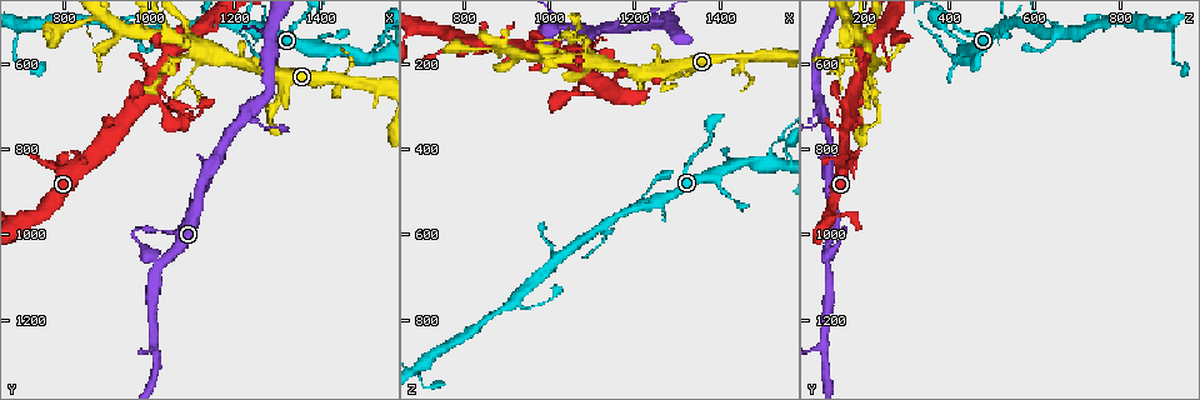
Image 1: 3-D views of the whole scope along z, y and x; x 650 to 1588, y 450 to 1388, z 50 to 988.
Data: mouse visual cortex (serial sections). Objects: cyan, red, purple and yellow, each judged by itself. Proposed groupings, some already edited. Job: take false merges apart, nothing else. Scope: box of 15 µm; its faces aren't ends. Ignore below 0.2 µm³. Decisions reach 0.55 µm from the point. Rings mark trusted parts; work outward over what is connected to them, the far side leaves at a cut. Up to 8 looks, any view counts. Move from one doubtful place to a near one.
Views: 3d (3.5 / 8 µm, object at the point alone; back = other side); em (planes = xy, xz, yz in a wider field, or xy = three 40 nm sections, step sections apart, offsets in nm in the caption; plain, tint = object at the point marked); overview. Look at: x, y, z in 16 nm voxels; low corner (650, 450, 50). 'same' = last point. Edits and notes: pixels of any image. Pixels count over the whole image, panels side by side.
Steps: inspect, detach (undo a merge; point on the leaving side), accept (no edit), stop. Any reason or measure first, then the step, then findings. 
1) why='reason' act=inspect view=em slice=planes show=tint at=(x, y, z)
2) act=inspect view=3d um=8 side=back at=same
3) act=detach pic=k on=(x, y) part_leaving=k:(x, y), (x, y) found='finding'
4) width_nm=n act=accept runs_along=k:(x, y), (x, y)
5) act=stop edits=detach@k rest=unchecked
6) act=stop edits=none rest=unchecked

act=inspect view=em slice=xy step=5 show=tint at=(995, 685, 175)

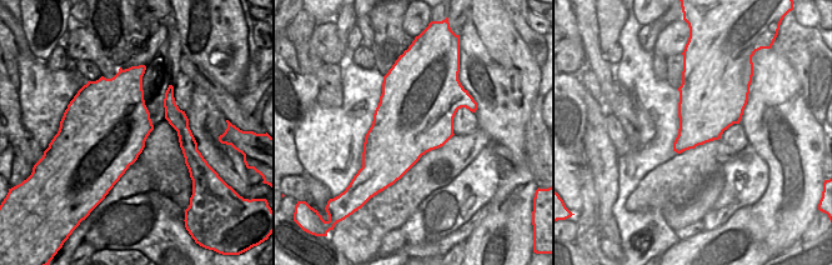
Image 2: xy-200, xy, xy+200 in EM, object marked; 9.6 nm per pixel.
why='wider look' act=inspect view=3d um=3.5 at=same

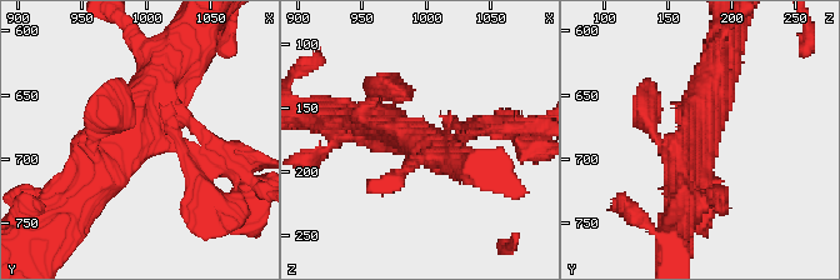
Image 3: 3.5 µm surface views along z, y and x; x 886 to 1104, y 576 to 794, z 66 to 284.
act=detach pic=3 on=(191, 191) part_leaving=3:(180, 148), (226, 209), (260, 194) found='a second cell is stuck on'

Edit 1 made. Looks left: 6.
why='redraw' act=inspect view=overview

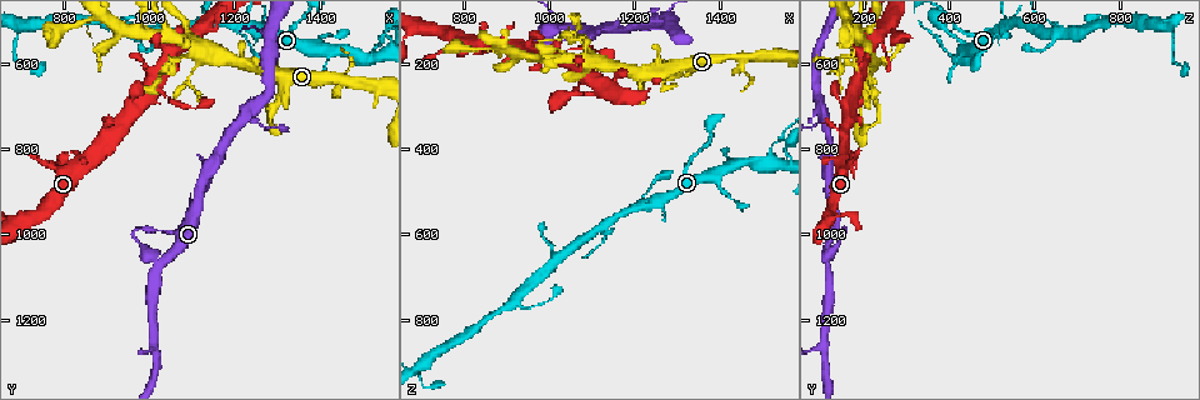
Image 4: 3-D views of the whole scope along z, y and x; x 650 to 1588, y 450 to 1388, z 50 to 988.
act=inspect view=3d um=8 at=(1500, 590, 435)

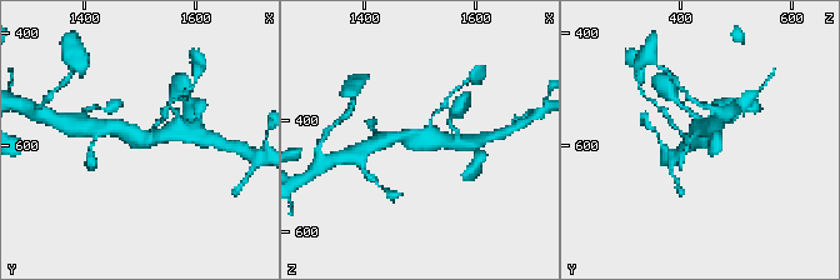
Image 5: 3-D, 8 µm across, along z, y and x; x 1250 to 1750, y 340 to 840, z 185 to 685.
act=inspect view=3d um=3.5 at=(1500, 590, 440)

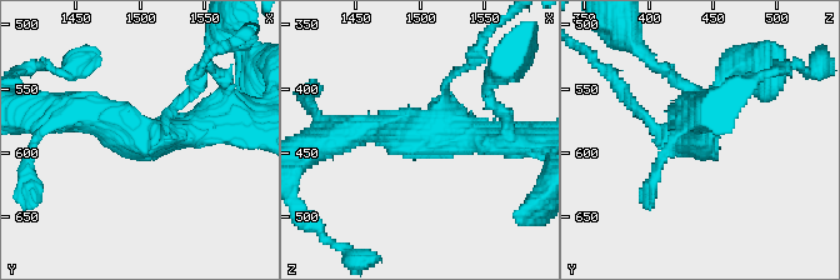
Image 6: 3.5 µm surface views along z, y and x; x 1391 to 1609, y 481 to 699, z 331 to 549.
arms=3 arm_widths_nm=100,400,400 act=inspect view=em slice=xy step=2 show=tint at=(1502, 588, 438)

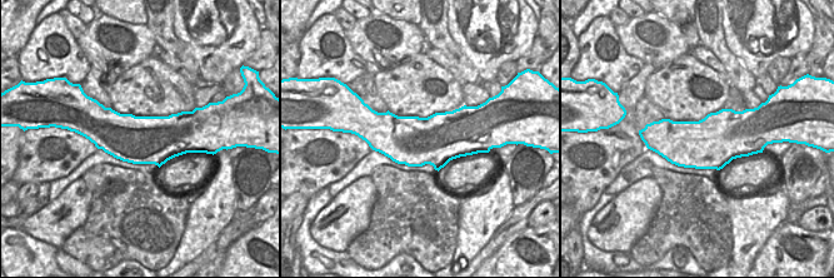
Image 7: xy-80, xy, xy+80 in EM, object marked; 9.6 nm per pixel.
act=accept runs_along=6:(348, 131), (505, 141) found='one cell here'

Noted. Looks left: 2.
why='three-way junction' act=inspect view=3d um=3.5 at=(1095, 545, 185)

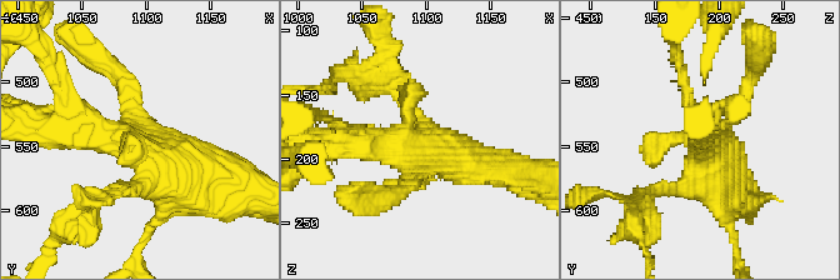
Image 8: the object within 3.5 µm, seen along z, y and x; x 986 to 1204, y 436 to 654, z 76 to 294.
why='need the tissue' act=inspect view=em slice=xy step=3 show=tint at=same

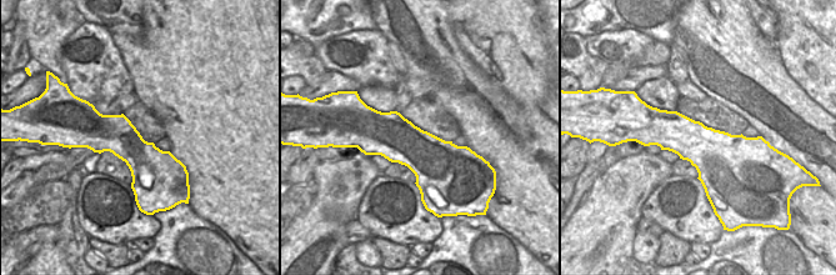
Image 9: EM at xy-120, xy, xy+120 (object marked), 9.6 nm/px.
act=accept runs_along=8:(209, 174), (55, 128) found='all the same cell'

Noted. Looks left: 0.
act=stop edits=detach@3 rest=unchecked

